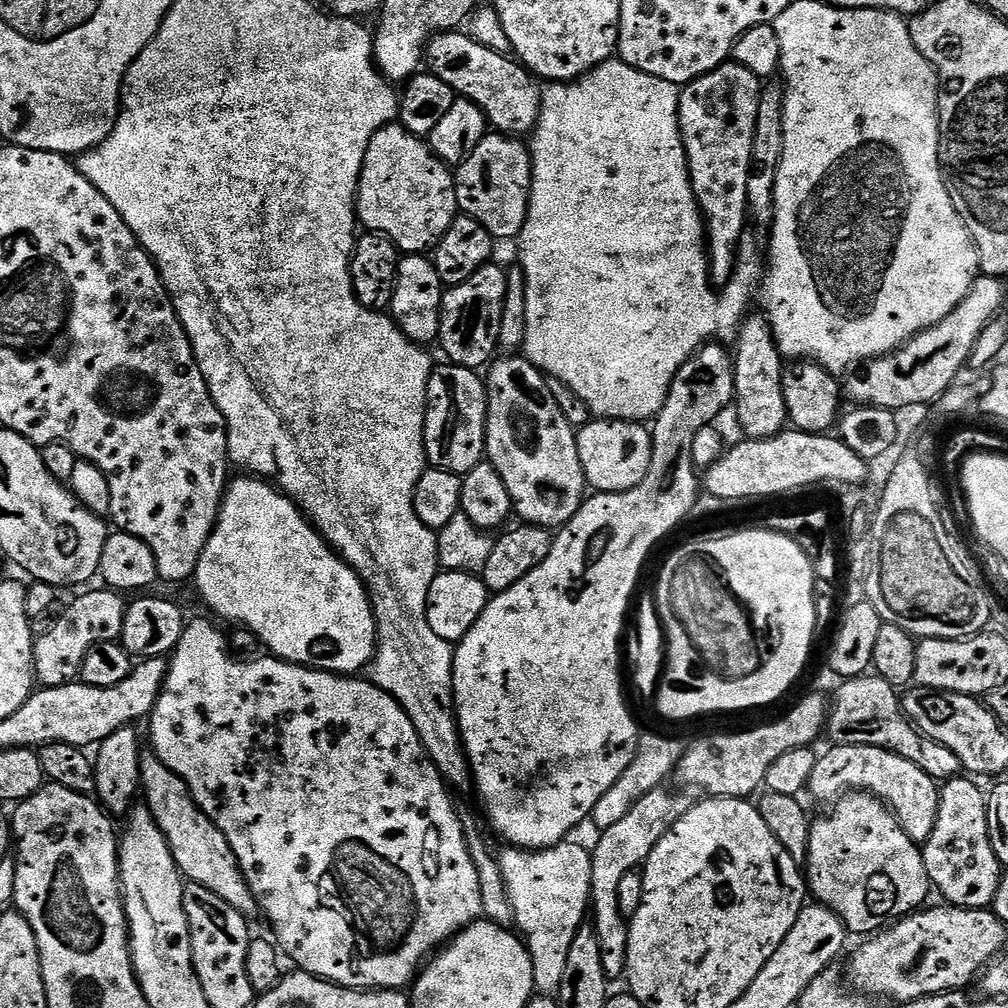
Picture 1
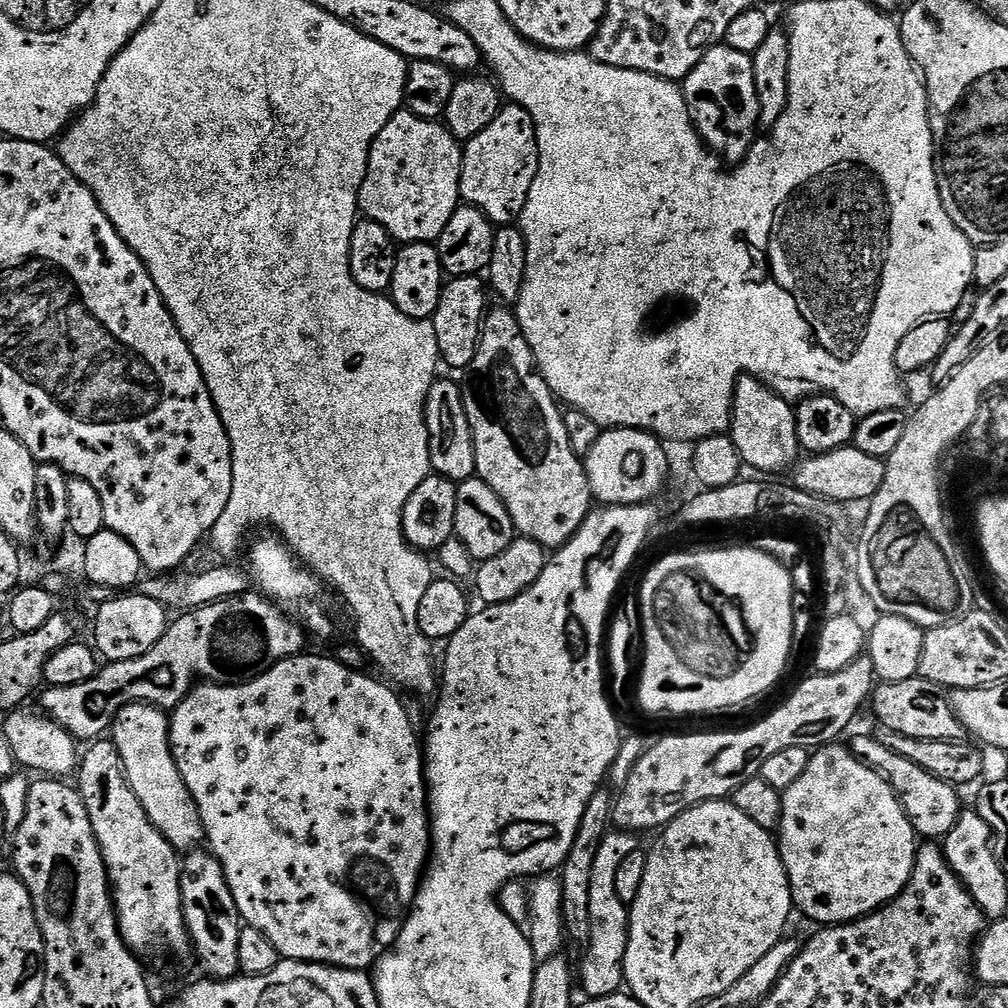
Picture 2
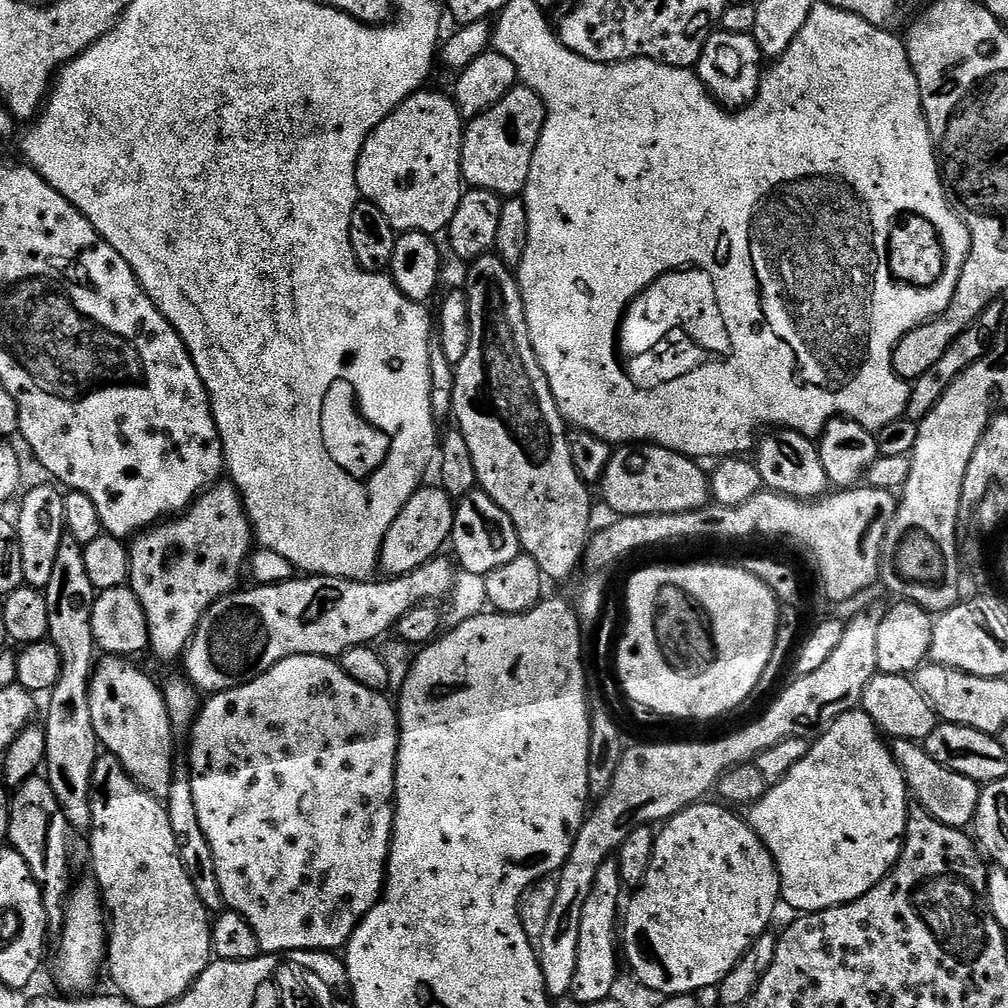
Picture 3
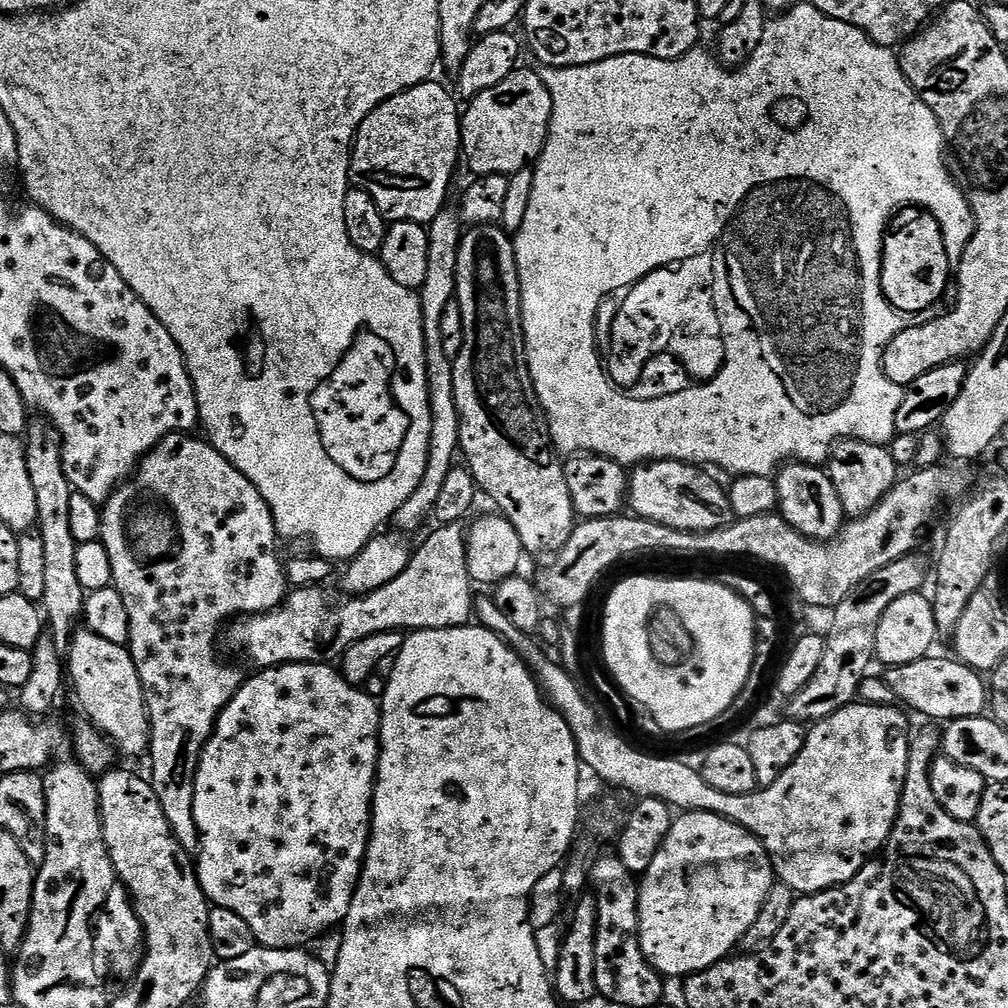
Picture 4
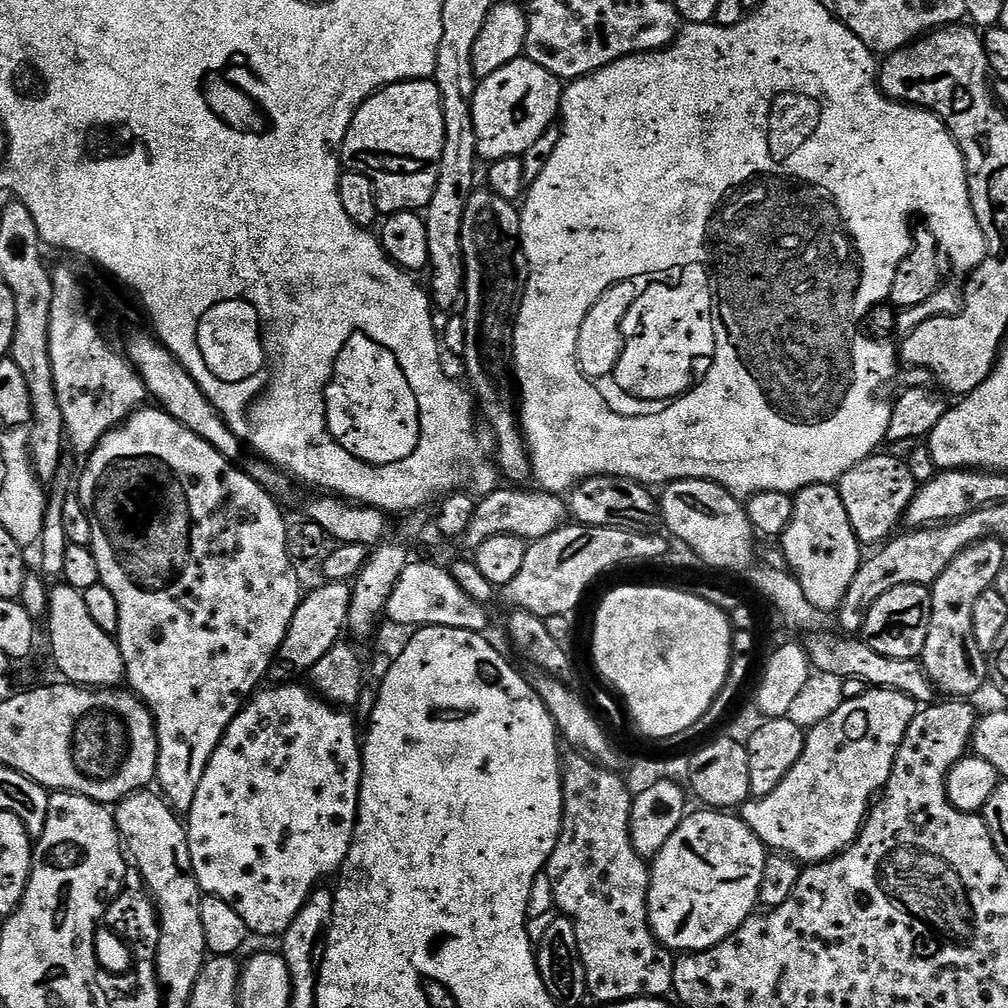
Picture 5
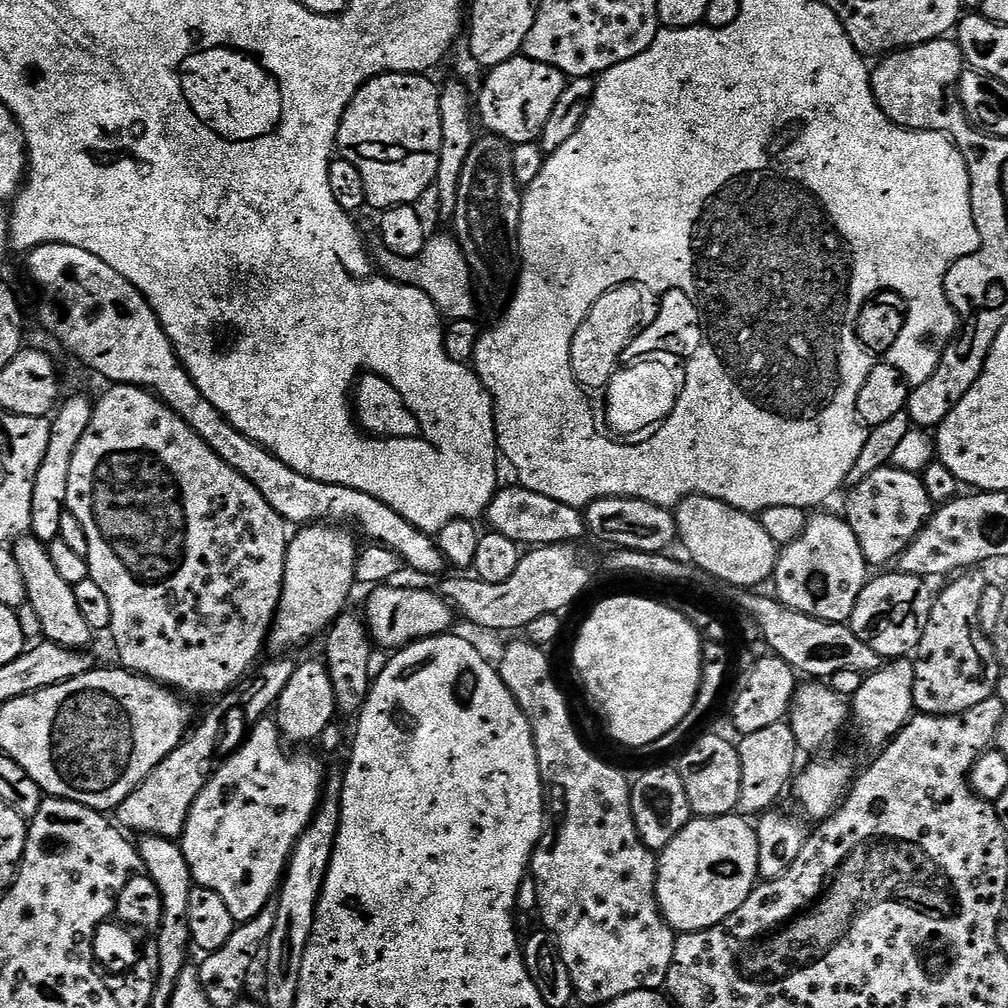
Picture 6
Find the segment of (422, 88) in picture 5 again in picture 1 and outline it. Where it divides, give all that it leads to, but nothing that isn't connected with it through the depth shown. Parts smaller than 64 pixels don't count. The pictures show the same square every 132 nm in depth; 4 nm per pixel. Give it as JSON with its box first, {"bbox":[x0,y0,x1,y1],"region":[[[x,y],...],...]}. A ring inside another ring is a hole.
{"bbox":[356,122,458,253],"region":[[[398,122],[388,124],[378,130],[374,138],[370,138],[360,175],[360,189],[356,191],[356,215],[368,232],[377,232],[394,242],[401,253],[427,253],[435,249],[436,243],[446,234],[446,230],[450,230],[458,215],[453,169],[432,153],[427,139],[410,134]]]}

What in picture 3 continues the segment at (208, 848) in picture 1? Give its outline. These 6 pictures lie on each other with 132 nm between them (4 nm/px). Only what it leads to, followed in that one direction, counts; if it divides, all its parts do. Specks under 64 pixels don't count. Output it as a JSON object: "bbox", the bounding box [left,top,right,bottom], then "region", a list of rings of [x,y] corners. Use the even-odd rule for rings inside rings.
{"bbox":[88,655,174,801],"region":[[[105,655],[104,661],[95,665],[92,674],[92,685],[88,688],[90,698],[90,722],[96,731],[96,739],[104,744],[109,753],[118,758],[118,762],[132,775],[139,788],[144,788],[154,799],[167,801],[172,785],[172,735],[174,729],[170,722],[170,714],[166,710],[164,693],[161,685],[155,684],[142,669],[131,659],[122,656]]]}

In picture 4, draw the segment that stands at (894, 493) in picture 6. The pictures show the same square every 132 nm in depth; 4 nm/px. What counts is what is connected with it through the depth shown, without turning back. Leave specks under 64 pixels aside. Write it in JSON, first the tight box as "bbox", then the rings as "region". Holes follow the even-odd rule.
{"bbox":[826,438,898,518],"region":[[[851,438],[836,442],[827,461],[826,471],[834,482],[834,490],[838,490],[842,510],[848,518],[859,518],[874,510],[874,506],[878,506],[878,502],[882,502],[882,498],[886,498],[888,491],[898,483],[898,467],[885,445]]]}

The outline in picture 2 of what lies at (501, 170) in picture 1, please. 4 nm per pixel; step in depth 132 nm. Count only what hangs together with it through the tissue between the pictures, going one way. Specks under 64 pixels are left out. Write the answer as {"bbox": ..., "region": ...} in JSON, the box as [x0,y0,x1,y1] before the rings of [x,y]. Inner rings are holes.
{"bbox":[460,102,538,226],"region":[[[508,102],[500,112],[472,140],[463,145],[464,165],[460,171],[460,198],[465,205],[482,210],[496,226],[508,226],[519,221],[522,210],[526,206],[526,198],[530,198],[530,186],[534,186],[534,178],[538,174],[538,142],[534,118],[522,106]]]}

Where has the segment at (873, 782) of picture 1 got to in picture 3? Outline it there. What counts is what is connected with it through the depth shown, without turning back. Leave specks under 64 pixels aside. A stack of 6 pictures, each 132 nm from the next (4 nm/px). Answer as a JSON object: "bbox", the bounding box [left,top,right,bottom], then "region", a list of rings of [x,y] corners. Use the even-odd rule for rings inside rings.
{"bbox":[890,739,982,830],"region":[[[893,739],[890,747],[892,757],[896,759],[906,778],[908,791],[919,807],[927,810],[938,822],[951,828],[964,830],[975,821],[982,785],[974,782],[974,778],[966,778],[966,774],[954,774],[954,770],[946,770],[946,766],[938,766],[938,762],[934,762],[934,758],[926,754],[923,743]]]}

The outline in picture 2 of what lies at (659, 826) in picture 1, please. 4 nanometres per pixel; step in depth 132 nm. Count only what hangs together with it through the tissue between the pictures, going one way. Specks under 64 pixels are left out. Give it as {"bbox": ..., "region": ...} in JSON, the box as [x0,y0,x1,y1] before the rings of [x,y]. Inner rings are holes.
{"bbox":[578,830,638,1000],"region":[[[609,830],[601,839],[591,867],[589,906],[590,906],[590,940],[586,945],[588,953],[584,962],[578,966],[578,984],[584,987],[584,996],[597,1000],[603,996],[617,995],[625,987],[624,959],[628,945],[628,913],[629,905],[618,898],[615,880],[618,866],[629,854],[638,851],[637,833],[627,830]]]}

